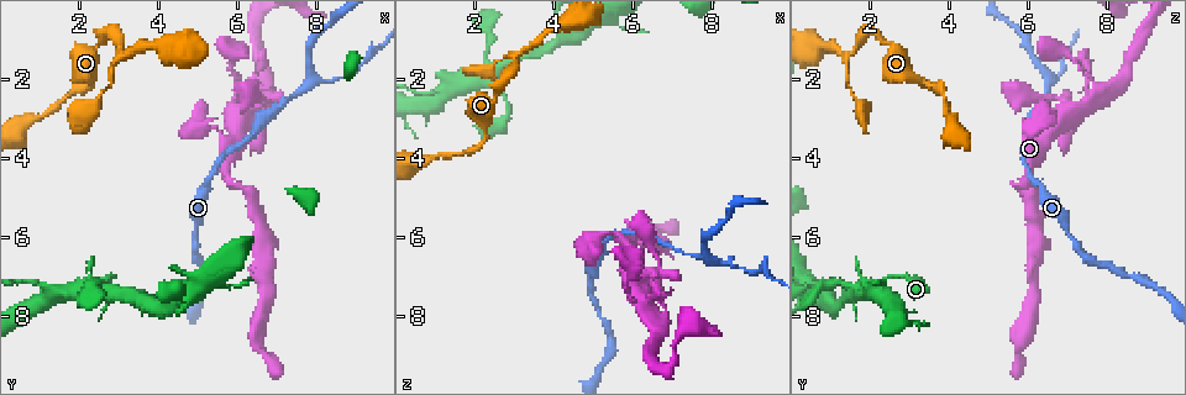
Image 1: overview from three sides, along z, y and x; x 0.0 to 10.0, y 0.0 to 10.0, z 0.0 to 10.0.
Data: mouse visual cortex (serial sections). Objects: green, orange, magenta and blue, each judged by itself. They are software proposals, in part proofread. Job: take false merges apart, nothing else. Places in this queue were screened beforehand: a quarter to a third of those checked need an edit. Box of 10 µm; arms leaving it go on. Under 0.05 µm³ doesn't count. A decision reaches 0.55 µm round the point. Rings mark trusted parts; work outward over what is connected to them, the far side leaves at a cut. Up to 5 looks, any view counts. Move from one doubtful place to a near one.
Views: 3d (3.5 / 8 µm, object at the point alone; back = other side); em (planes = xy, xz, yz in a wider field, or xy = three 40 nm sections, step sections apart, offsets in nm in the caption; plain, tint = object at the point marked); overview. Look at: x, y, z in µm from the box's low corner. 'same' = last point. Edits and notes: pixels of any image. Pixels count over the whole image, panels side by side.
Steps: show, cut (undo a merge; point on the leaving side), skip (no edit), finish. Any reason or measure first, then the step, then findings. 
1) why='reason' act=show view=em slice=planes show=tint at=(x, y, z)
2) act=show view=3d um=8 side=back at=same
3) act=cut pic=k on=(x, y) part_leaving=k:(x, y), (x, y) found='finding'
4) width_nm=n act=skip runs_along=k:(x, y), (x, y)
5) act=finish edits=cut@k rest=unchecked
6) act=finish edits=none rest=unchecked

why='abrupt turn' act=show view=3d um=3.5 at=(4.45, 7.50, 0.90)

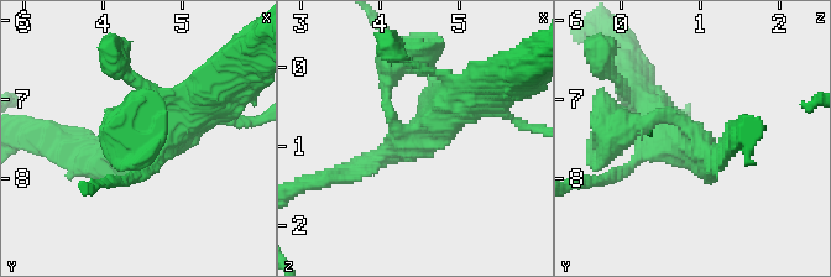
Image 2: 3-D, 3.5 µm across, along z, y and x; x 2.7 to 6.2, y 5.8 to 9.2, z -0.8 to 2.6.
arms=3 arm_widths_nm=150,200,600 why='shape alone is not enough' act=show view=em slice=xy step=2 show=tint at=(4.40, 7.55, 0.95)

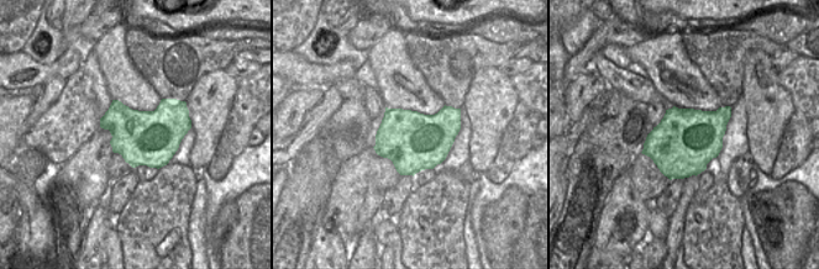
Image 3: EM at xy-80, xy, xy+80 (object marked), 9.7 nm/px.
width_nm=600 act=skip runs_along=2:(341, 173), (471, 100) found='all the same cell'

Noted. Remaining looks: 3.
why='thin arm on a thick one' act=show view=3d um=3.5 at=(3.15, 1.40, 1.50)

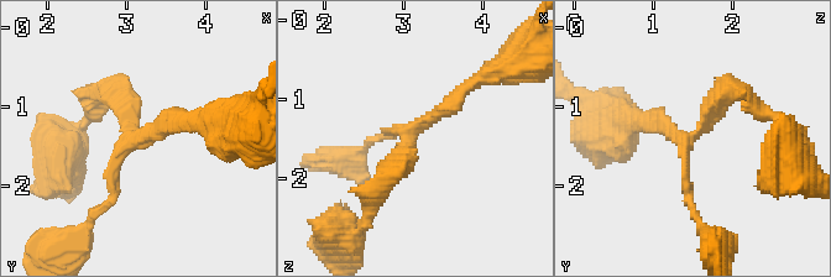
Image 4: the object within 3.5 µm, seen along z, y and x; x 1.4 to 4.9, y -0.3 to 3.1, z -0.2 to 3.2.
arms=3 arm_widths_nm=100,250,300 act=show view=em slice=planes show=tint at=(3.10, 1.40, 1.45)

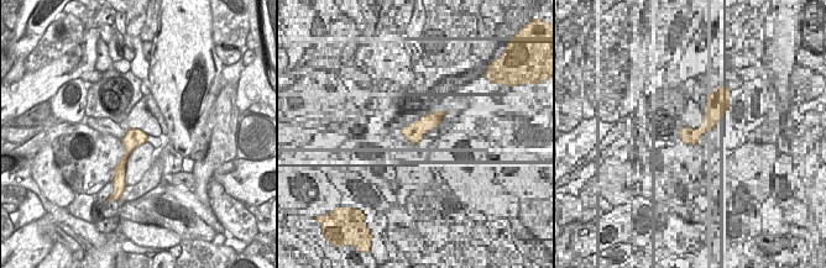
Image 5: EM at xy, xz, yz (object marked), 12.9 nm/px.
act=skip found='all the same cell'

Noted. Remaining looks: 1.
act=finish edits=none rest=unchecked

